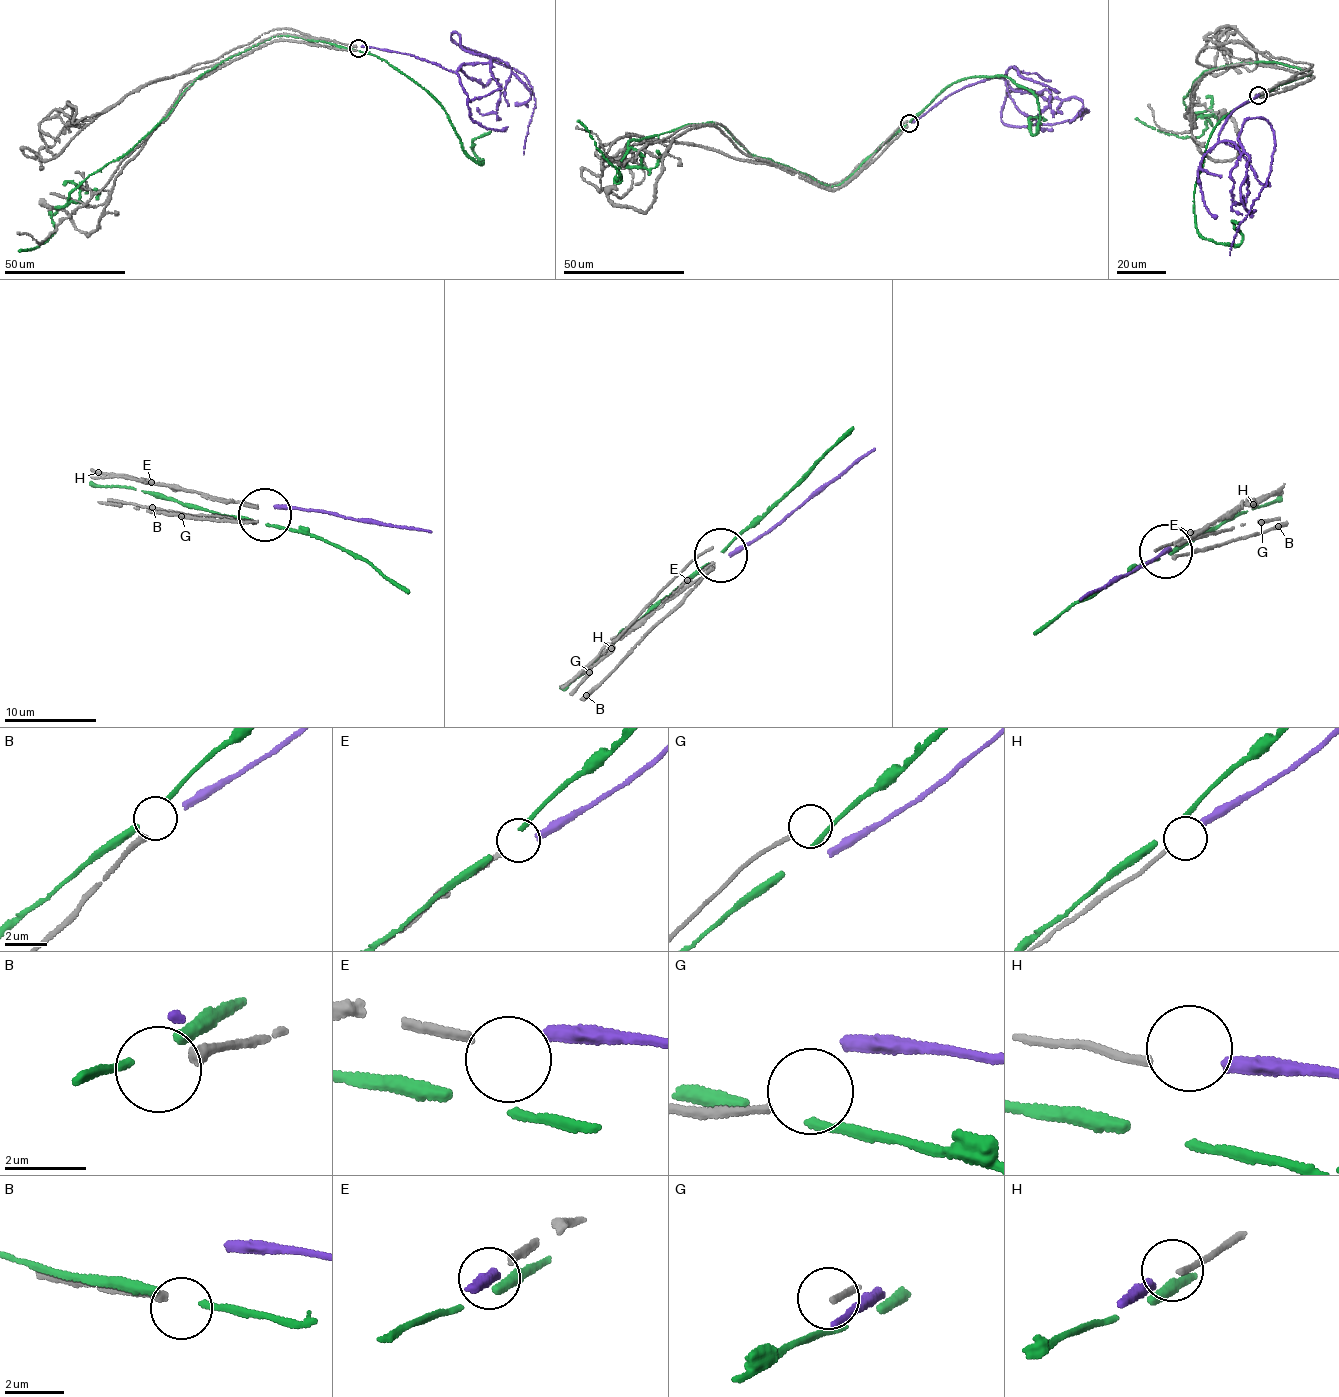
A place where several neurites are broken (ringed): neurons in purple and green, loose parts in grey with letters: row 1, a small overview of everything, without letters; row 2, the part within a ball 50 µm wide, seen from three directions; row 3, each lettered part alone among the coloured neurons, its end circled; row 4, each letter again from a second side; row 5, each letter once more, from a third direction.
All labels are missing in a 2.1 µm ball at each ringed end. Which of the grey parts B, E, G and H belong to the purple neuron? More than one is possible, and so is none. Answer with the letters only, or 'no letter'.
H

